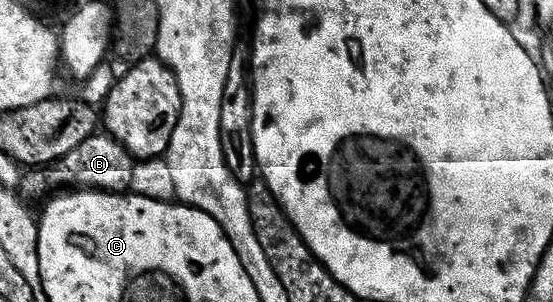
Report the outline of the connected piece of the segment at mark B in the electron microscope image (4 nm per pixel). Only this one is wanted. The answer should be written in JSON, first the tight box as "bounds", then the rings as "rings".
{"bounds":[19,132,135,203],"rings":[[[98,132],[83,141],[73,152],[67,153],[58,162],[22,173],[19,183],[19,194],[30,203],[40,203],[58,192],[78,190],[95,190],[107,194],[123,194],[129,190],[135,159],[128,150],[108,133]]]}

